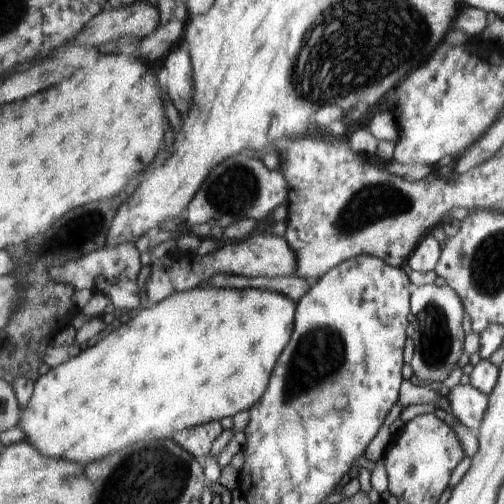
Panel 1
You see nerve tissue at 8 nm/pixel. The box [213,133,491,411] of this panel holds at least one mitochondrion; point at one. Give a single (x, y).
(321, 352)

